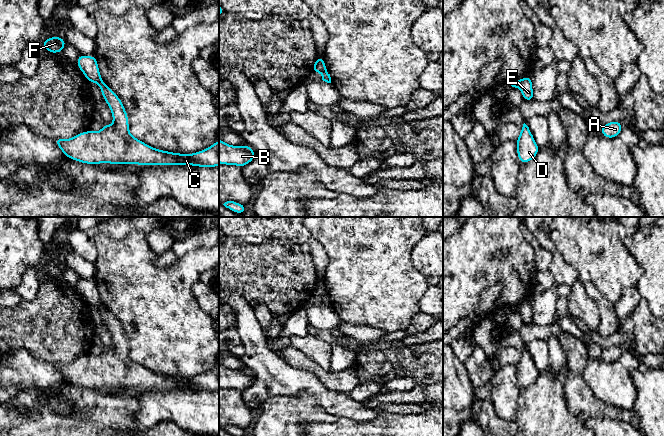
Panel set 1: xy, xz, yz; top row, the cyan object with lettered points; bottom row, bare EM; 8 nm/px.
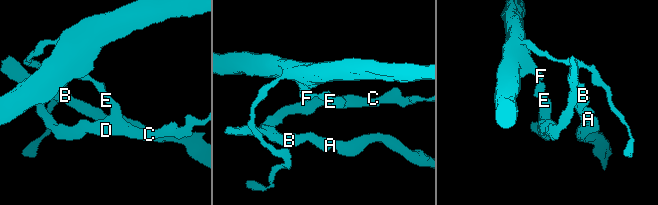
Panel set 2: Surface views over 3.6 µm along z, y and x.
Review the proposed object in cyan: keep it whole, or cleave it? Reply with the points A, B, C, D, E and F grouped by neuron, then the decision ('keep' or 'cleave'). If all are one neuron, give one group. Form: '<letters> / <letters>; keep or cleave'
A B C D E / F; cleave

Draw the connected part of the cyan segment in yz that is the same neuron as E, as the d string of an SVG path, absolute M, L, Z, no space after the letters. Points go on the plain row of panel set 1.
M526 300L521 303L520 306L520 315L522 317L522 321L526 325L533 325L534 320L533 320L533 311L532 311L532 302L531 300Z

